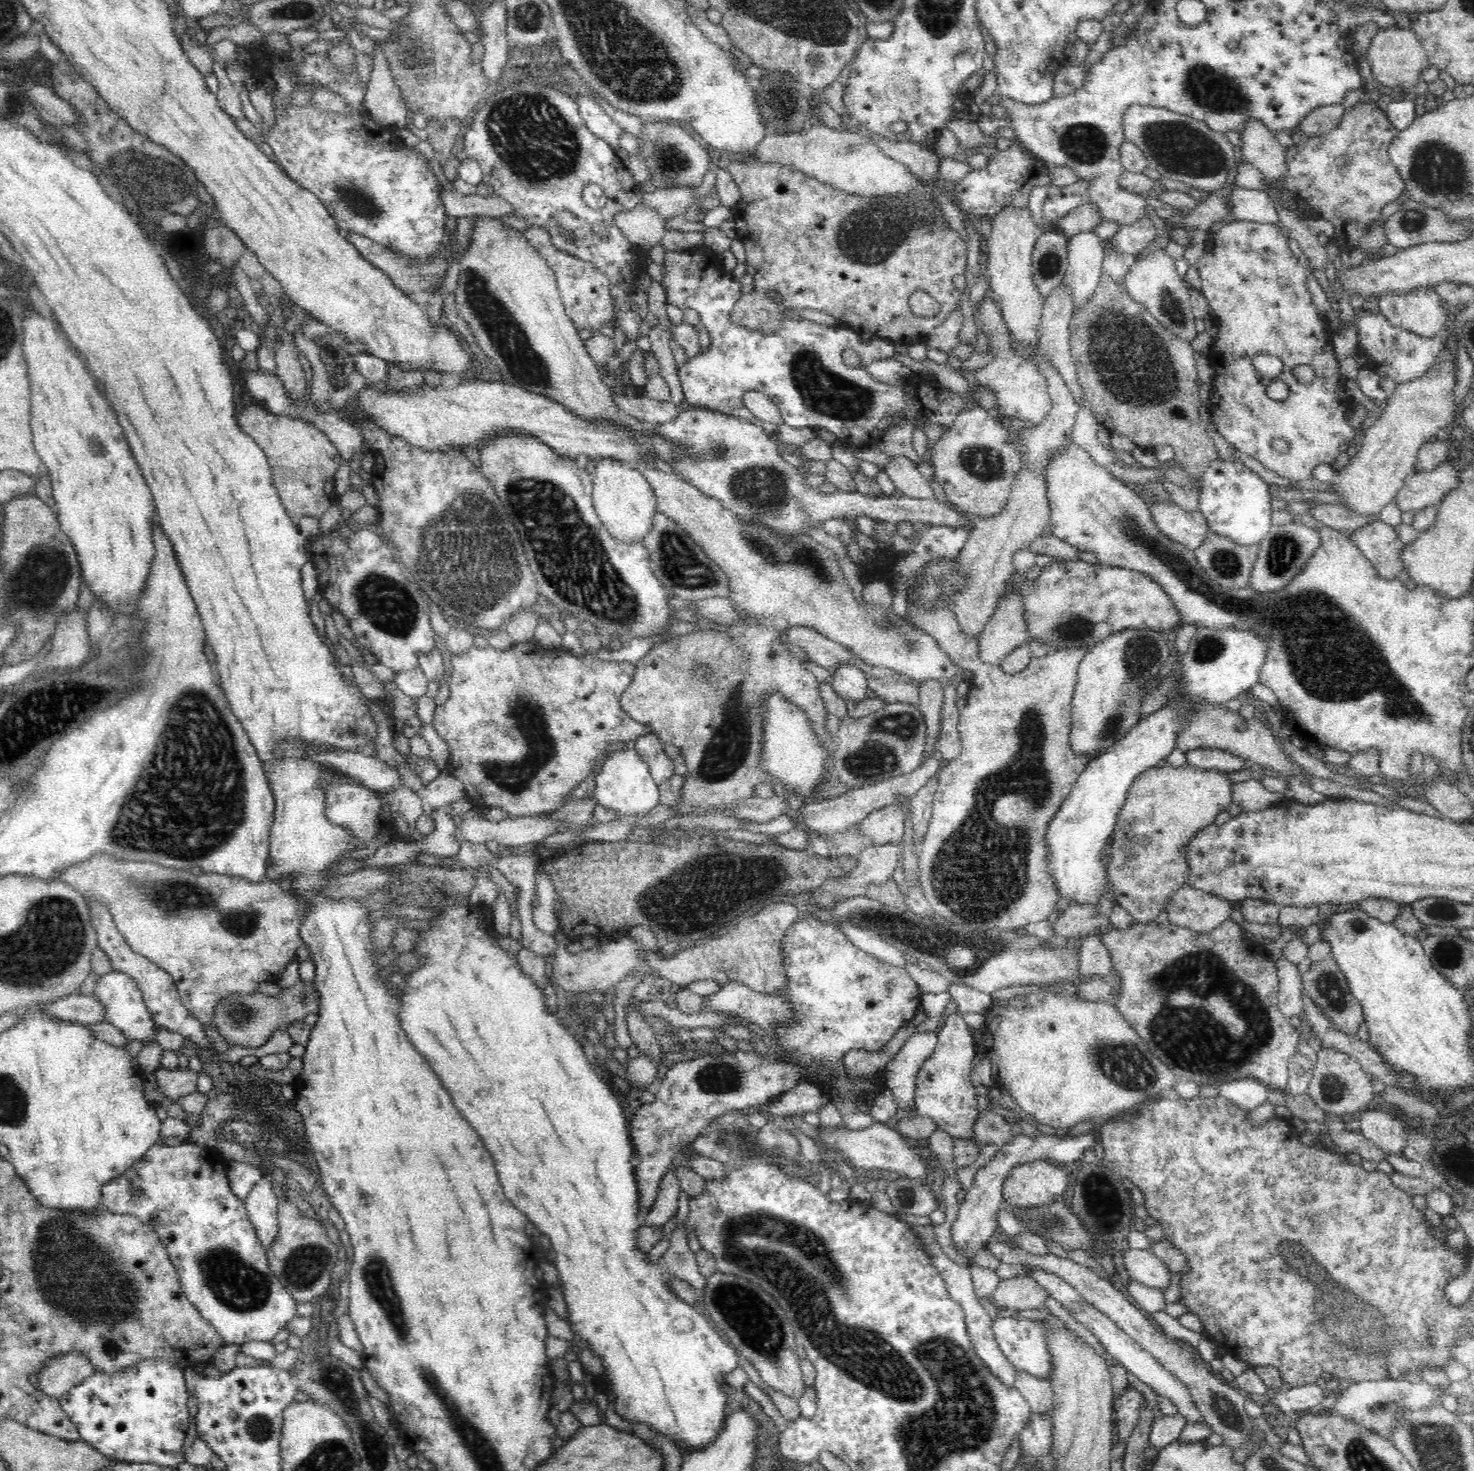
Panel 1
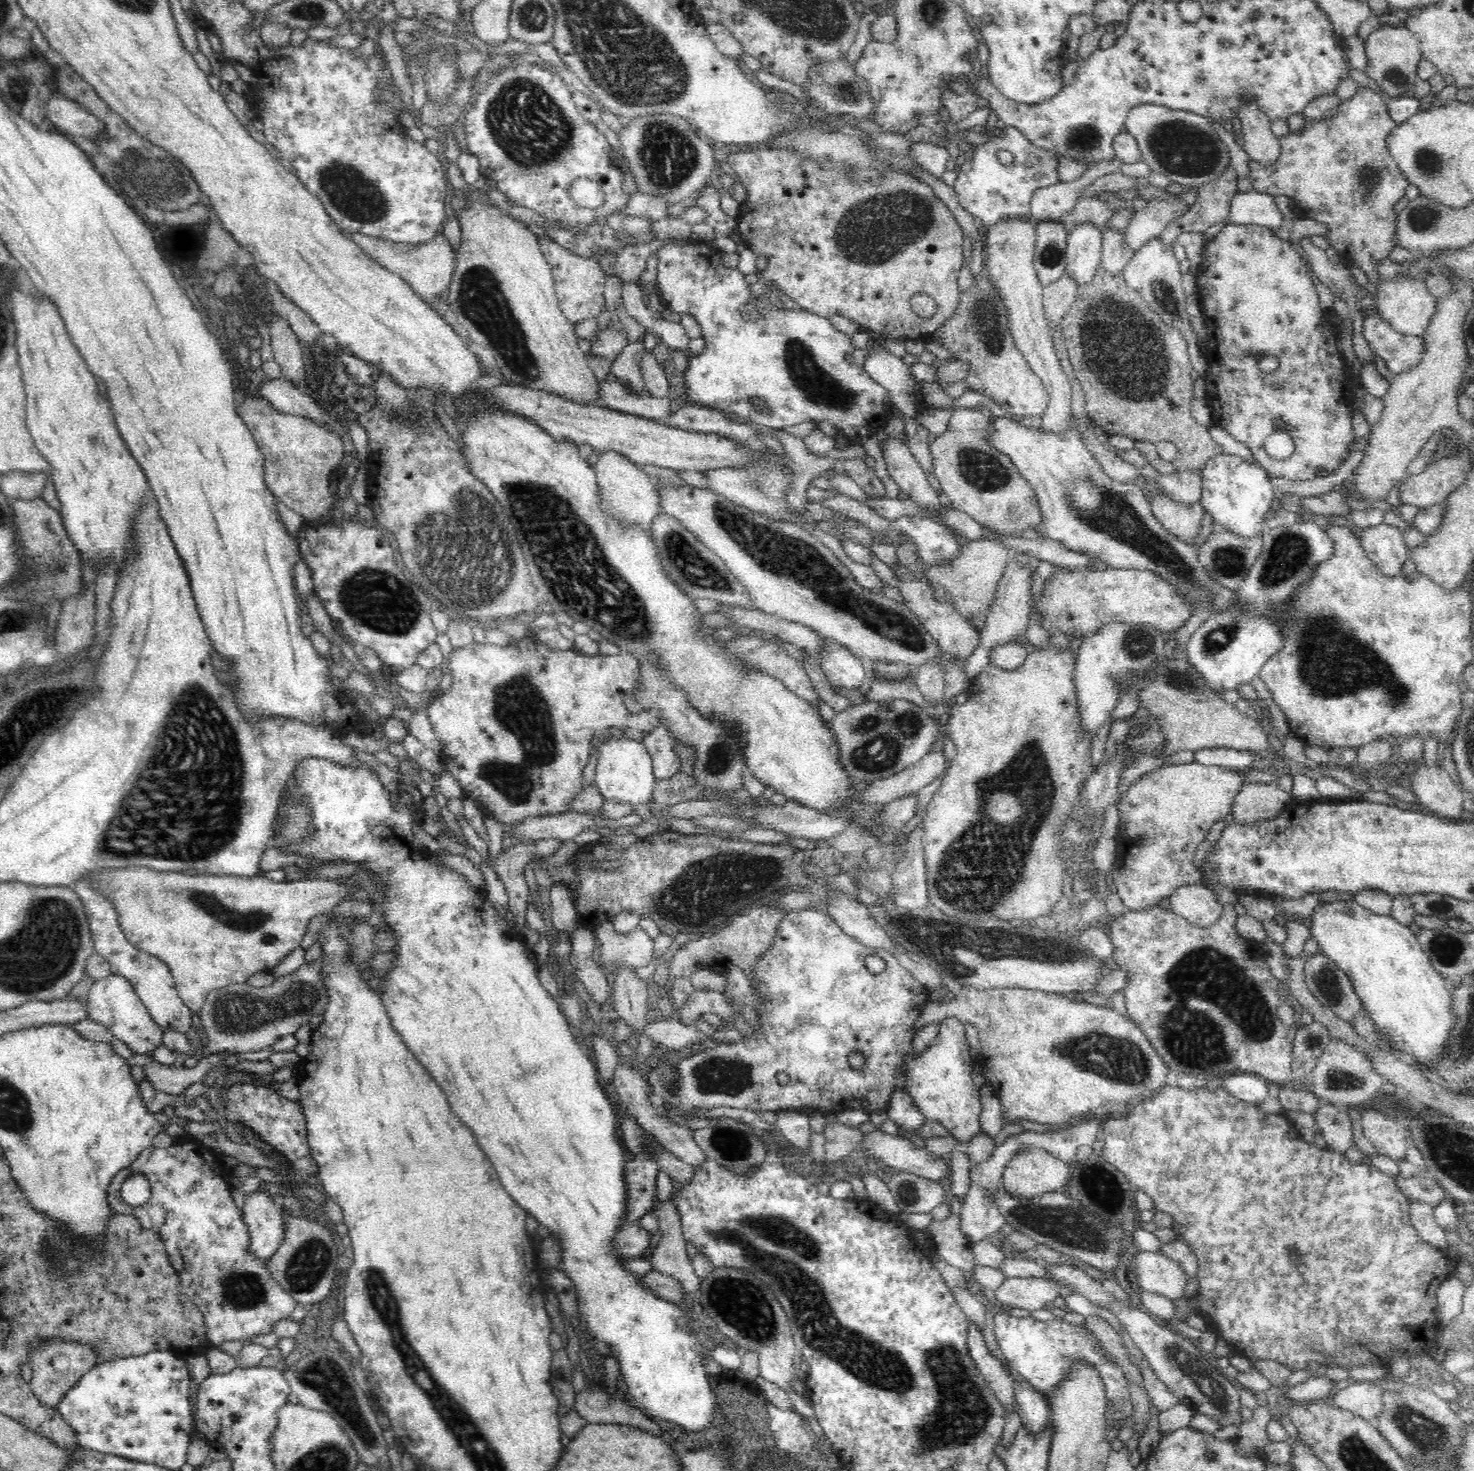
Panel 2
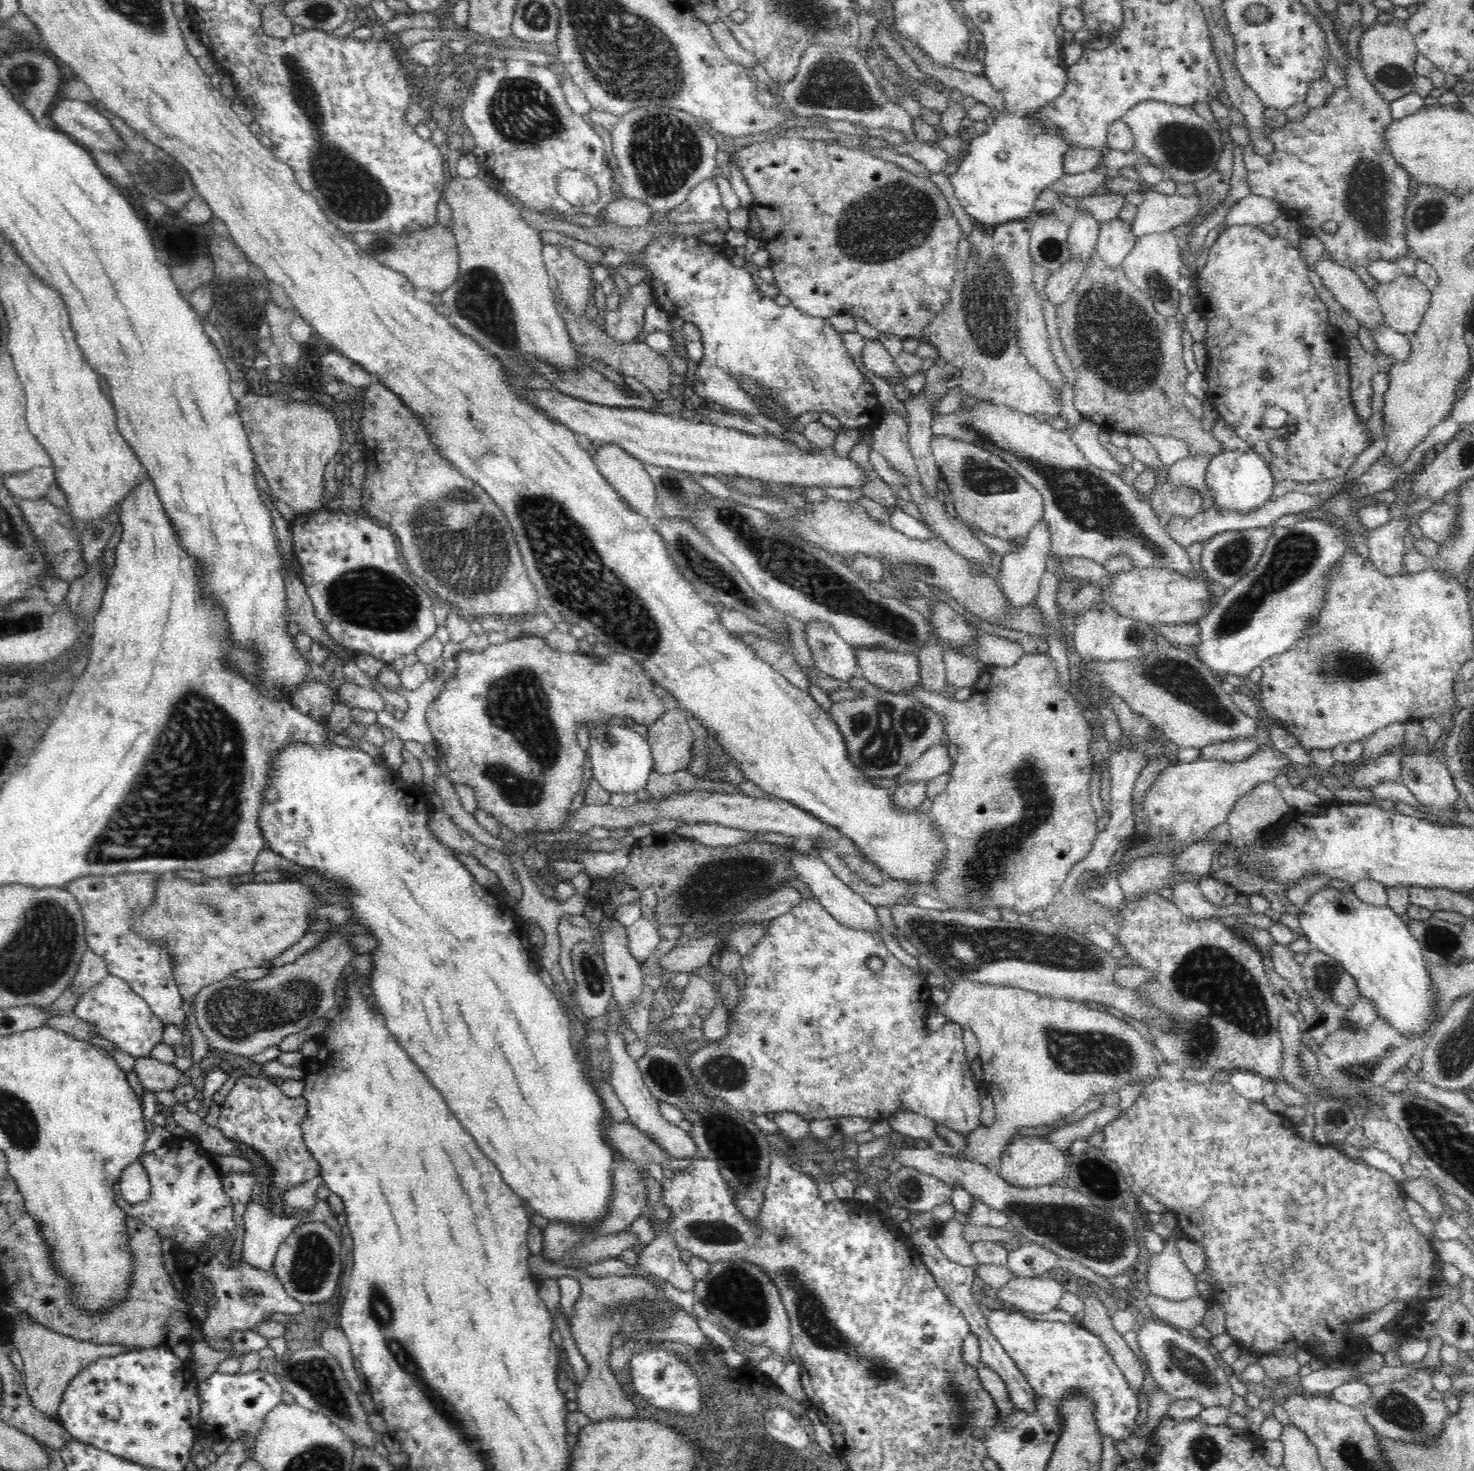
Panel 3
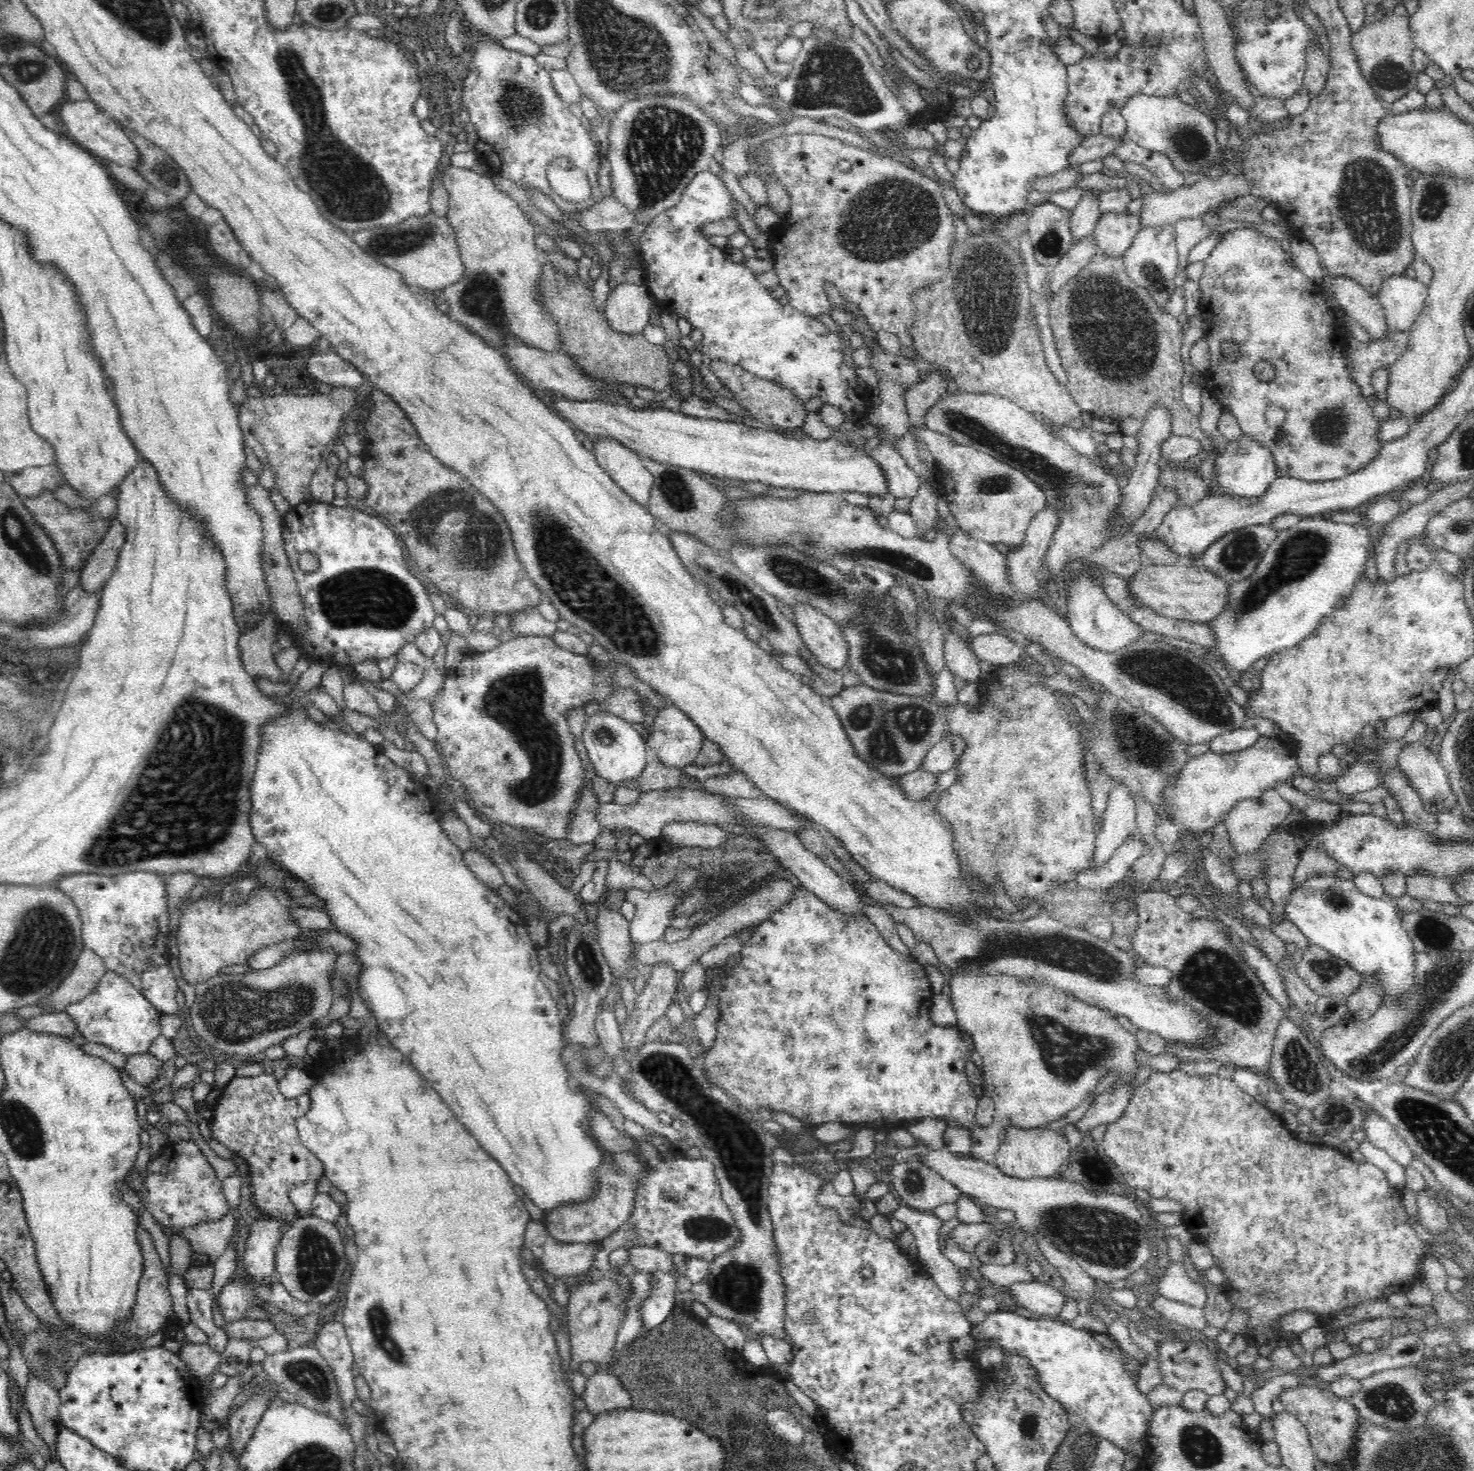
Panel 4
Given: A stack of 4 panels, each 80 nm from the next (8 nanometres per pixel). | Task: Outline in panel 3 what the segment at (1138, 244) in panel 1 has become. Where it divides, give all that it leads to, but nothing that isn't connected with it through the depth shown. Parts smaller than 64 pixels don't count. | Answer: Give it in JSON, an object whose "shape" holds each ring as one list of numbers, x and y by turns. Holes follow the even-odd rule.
{"shape":[[1150,190,1141,194,1144,202,1137,206,1137,215,1131,222,1136,239,1190,222,1202,209,1198,193,1188,197,1176,193,1167,196]]}

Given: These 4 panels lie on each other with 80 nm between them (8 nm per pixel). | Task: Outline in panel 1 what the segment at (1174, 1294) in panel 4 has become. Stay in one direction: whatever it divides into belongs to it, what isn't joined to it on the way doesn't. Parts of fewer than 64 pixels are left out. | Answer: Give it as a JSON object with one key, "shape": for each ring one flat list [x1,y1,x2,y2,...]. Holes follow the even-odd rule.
{"shape":[[1129,1248,1123,1256,1128,1274,1149,1288,1156,1288,1163,1293,1169,1288,1172,1273,1168,1267,1148,1249]]}

